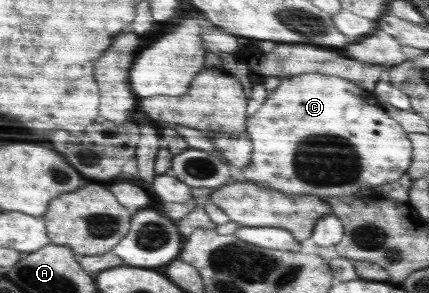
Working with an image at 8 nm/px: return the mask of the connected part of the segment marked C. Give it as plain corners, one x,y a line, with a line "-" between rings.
302,73
293,77
286,77
282,80
282,84
276,87
271,94
267,96
266,101
262,104
261,108
252,116
252,118
248,118
248,122
246,122
245,132
252,139
253,151
252,157
250,157
250,165
241,169
241,174
243,175
244,181
232,181
232,182
249,182
250,184
258,184
260,188
270,188
270,190
280,190
284,196
314,196
314,197
340,197
340,196
354,196
364,190
370,190
371,188
382,187
384,184
394,183
396,180
400,180
404,174
407,174
408,164
410,164
410,160
412,160
412,144
410,144
410,140
406,138
406,132
400,128
400,124
396,124
396,120
392,120
384,110
382,110
381,106
378,106
379,102
376,102
375,96
372,96
368,90
362,90
362,88
358,88
356,84
352,84
352,82
348,82
348,80
342,80
342,78
338,78
338,76
328,76
320,73

